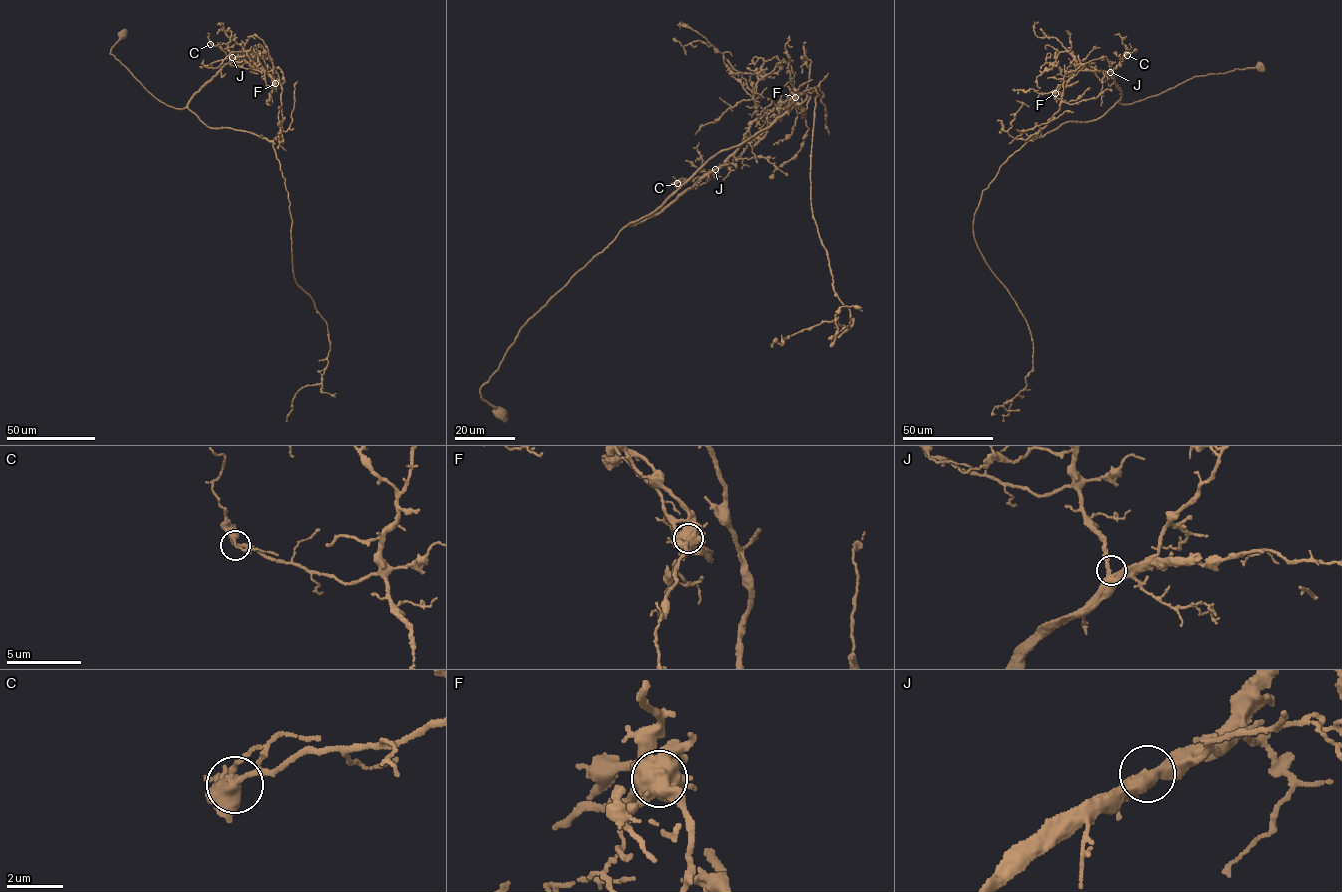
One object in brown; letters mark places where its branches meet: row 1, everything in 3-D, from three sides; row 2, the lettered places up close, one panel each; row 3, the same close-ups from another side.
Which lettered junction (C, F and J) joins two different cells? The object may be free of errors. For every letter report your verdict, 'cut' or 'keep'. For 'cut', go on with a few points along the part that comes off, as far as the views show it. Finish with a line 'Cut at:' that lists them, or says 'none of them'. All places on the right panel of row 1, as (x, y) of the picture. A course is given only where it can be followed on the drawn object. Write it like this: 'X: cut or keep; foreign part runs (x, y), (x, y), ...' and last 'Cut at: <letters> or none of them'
C: keep
F: cut; foreign part runs (1055, 93), (1073, 75), (1078, 67), (1076, 60), (1067, 51), (1061, 51), (1052, 68), (1043, 71)
J: keep
Cut at: F

